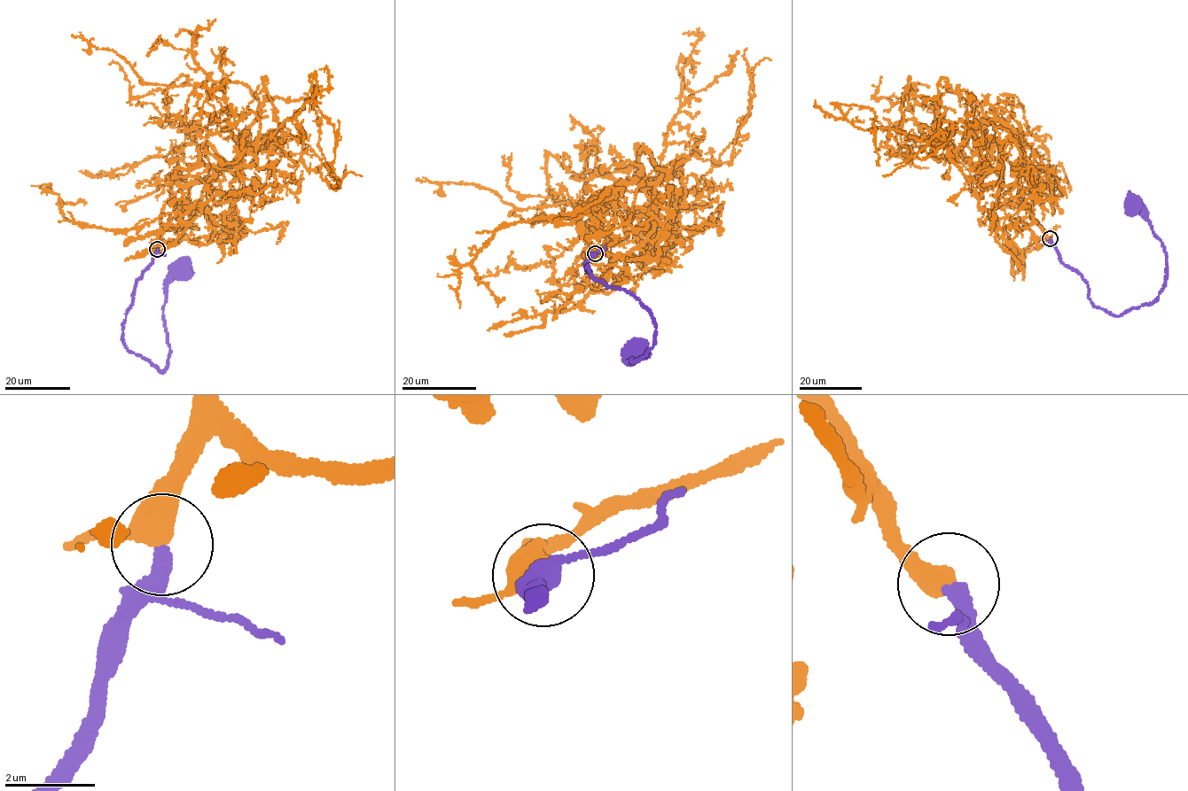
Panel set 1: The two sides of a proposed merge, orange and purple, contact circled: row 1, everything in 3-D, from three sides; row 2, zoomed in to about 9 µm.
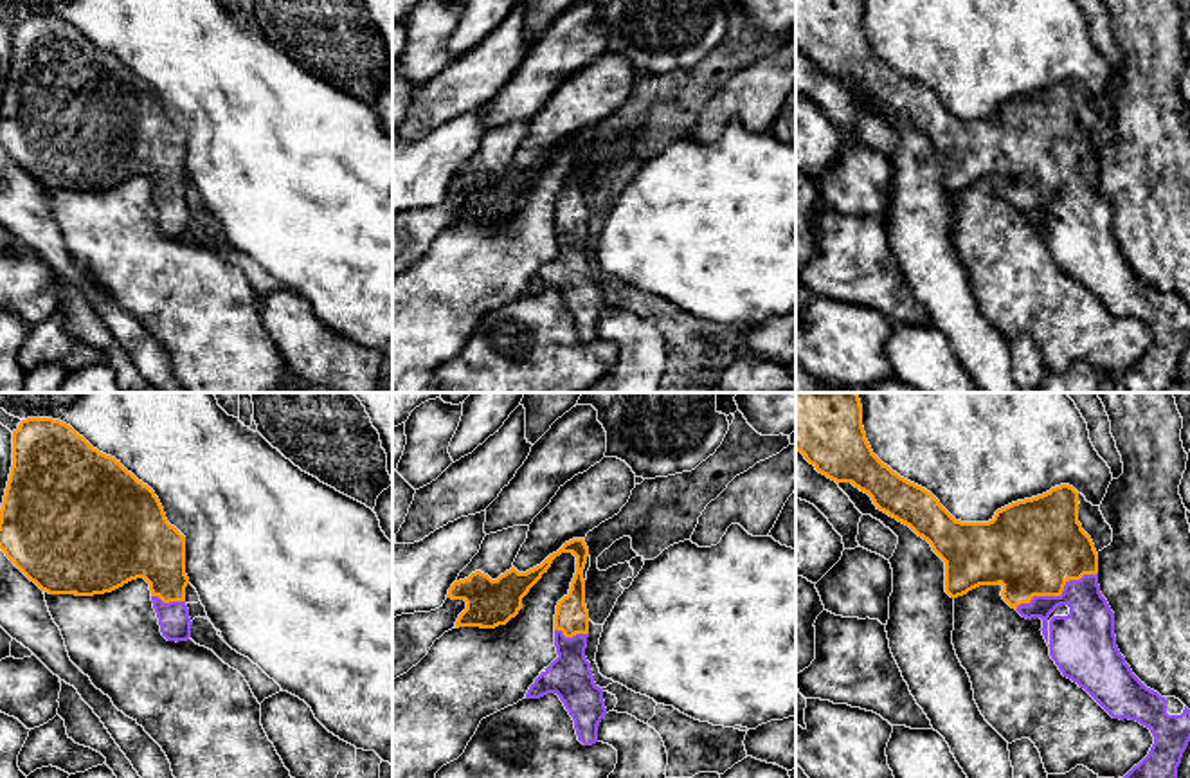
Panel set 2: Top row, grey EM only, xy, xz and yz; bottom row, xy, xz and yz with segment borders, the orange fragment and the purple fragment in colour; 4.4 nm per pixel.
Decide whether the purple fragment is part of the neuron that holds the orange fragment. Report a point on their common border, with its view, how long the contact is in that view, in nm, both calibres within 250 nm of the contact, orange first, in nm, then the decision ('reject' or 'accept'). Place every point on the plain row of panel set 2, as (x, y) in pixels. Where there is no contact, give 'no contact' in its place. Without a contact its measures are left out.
yz (1057, 191) | 400 nm | 420/300 nm | accept

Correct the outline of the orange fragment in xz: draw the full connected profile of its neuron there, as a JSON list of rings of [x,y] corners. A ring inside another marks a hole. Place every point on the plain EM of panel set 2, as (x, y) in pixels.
[[[583,135],[565,139],[540,162],[518,169],[515,164],[491,176],[475,167],[464,176],[455,176],[446,194],[464,196],[466,205],[459,211],[455,225],[495,225],[506,222],[522,205],[522,194],[551,164],[562,149],[576,153],[576,169],[569,191],[556,202],[554,243],[558,254],[535,276],[526,295],[540,295],[556,290],[574,317],[578,337],[583,342],[598,339],[598,322],[607,312],[603,285],[594,279],[590,259],[585,254],[589,234],[589,207],[585,202],[583,166],[589,144]]]

